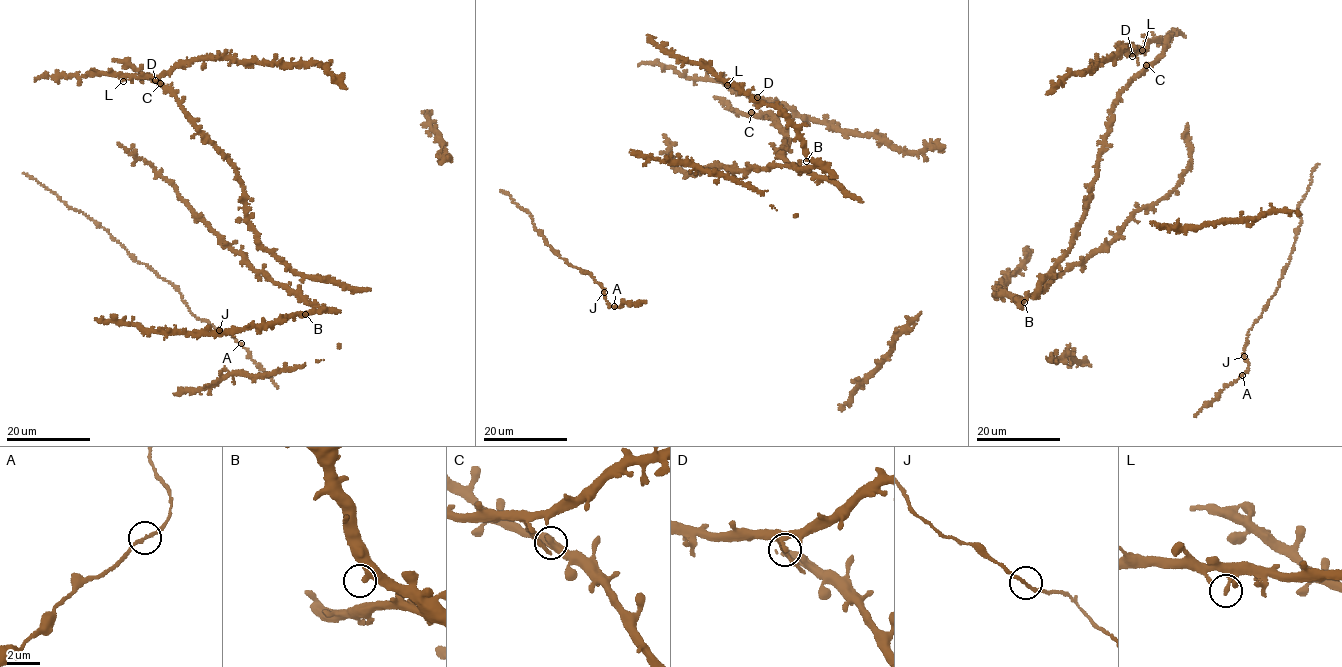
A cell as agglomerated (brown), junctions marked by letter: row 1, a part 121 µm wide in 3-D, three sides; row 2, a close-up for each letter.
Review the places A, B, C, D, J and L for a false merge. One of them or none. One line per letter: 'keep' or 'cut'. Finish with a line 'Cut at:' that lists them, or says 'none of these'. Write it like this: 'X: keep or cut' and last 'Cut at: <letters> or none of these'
A: keep
B: keep
C: keep
D: keep
J: keep
L: keep
Cut at: none of these

